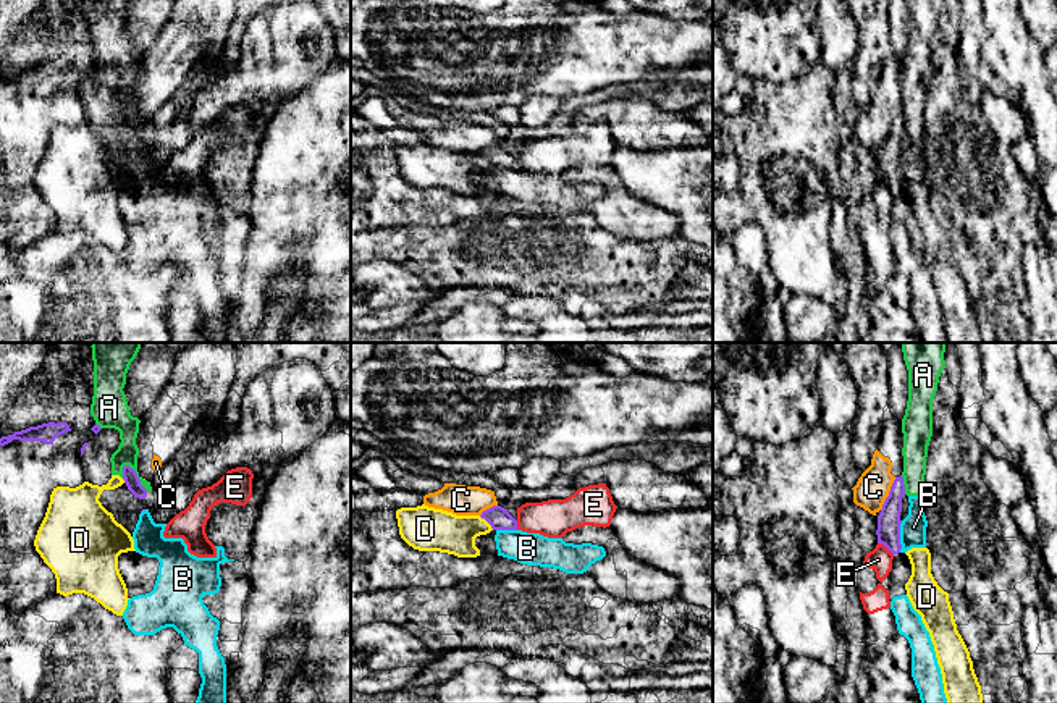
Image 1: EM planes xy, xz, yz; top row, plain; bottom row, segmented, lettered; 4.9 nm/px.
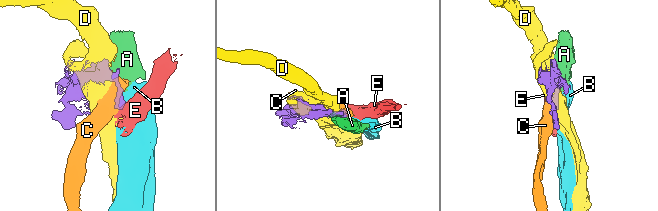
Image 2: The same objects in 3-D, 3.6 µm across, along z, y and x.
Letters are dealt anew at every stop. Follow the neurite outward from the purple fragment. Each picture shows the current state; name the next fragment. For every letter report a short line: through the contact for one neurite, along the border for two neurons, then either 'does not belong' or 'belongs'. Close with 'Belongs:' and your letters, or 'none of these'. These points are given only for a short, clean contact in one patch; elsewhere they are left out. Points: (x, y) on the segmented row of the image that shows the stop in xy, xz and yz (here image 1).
A: does not belong
B: does not belong
C: does not belong
D: does not belong
E: line yz (878, 542), (892, 555); does not belong
Belongs: none of these

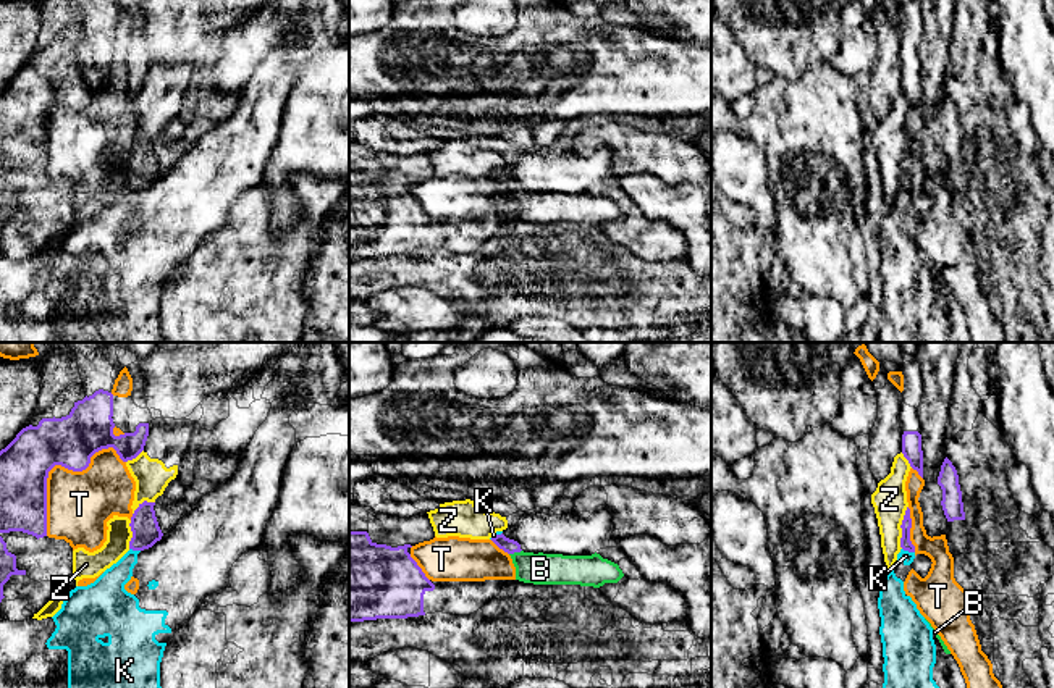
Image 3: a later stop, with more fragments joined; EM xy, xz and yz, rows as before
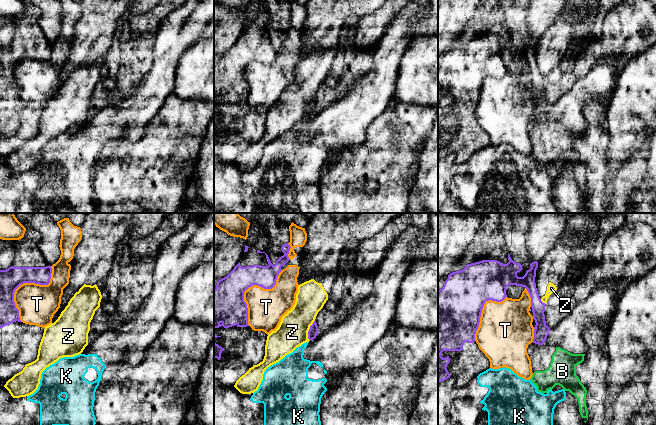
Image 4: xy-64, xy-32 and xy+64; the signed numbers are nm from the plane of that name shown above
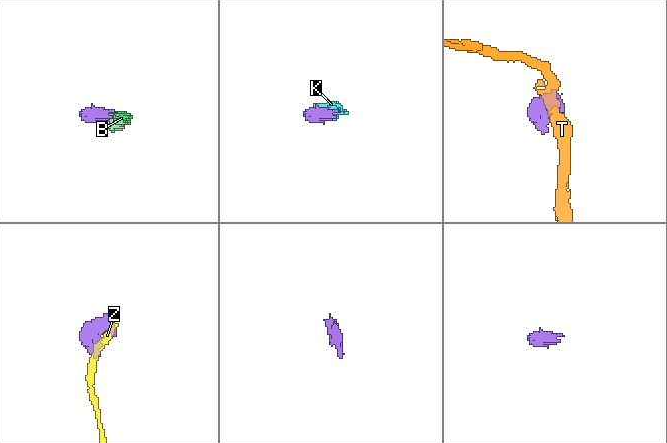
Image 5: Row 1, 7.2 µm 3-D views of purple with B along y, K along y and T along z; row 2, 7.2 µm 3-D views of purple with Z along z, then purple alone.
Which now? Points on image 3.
B: does not belong
K: line yz (902, 548), (914, 553); does not belong
T: does not belong
Z: does not belong
Belongs: none of these

